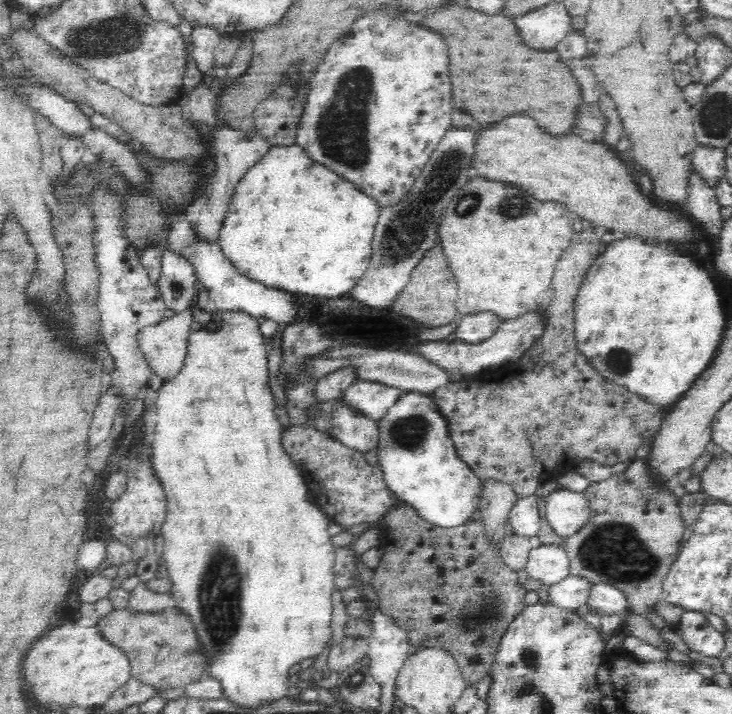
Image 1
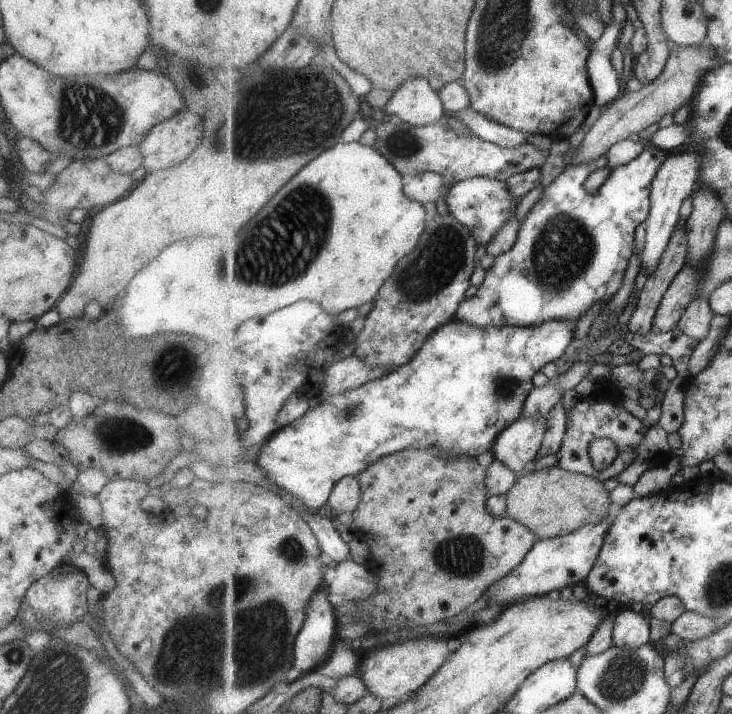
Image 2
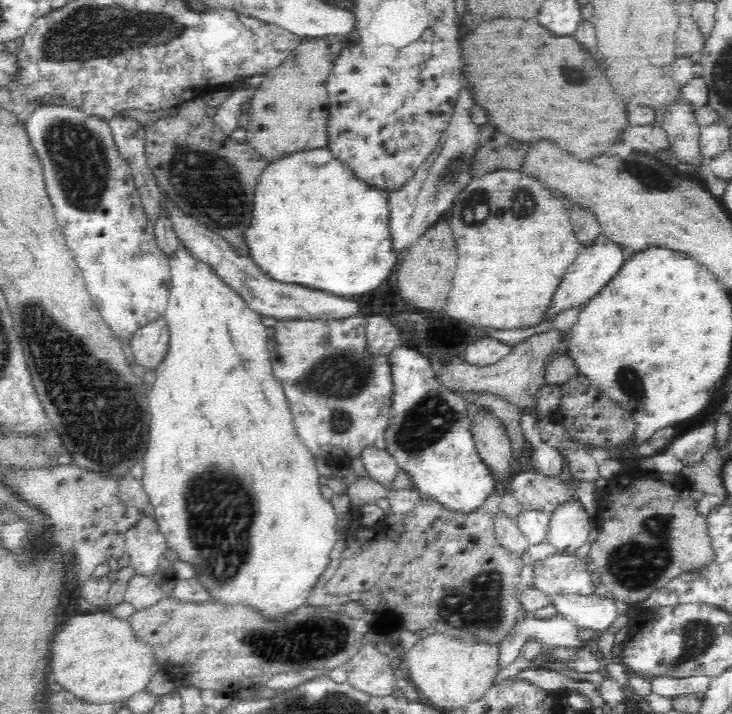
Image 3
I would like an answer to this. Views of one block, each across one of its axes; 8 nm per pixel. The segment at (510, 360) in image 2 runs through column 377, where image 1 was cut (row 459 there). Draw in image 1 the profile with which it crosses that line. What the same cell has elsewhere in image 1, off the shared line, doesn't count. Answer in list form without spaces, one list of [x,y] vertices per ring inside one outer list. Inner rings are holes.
[[[417,392],[402,393],[386,414],[377,420],[377,425],[379,430],[378,464],[388,489],[398,499],[414,507],[426,522],[442,528],[454,528],[472,519],[472,514],[479,510],[483,482],[458,456],[446,417],[440,412],[431,395]]]

